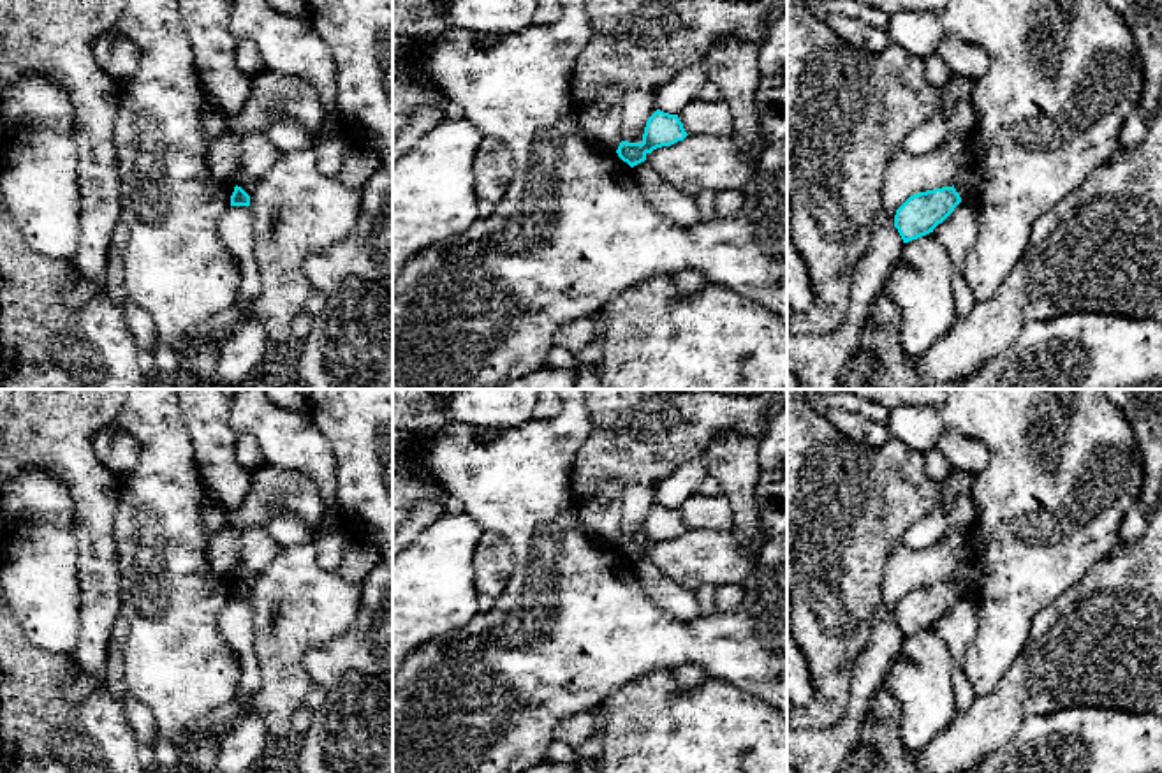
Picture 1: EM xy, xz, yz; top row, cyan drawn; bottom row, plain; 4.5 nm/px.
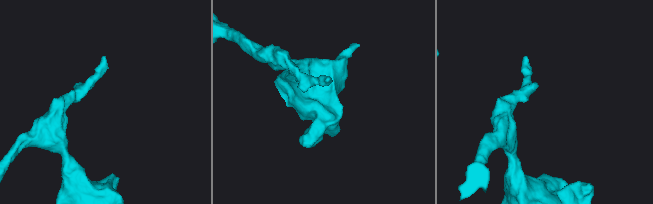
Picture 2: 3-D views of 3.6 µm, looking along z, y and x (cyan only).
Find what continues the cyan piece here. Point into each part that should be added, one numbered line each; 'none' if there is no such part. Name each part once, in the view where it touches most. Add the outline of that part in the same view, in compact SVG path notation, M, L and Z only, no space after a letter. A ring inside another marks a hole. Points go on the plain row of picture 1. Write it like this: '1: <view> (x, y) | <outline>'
none

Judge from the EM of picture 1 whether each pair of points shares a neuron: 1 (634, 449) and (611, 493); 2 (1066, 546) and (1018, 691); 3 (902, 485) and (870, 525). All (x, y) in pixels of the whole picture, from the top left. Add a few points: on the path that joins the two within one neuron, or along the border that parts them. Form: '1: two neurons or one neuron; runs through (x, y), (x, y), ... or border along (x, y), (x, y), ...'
1: two neurons; border along (624, 486), (608, 485), (580, 504)
2: two neurons; border along (1080, 580), (1037, 613), (1027, 641)
3: one neuron; runs through (891, 495), (872, 515)

